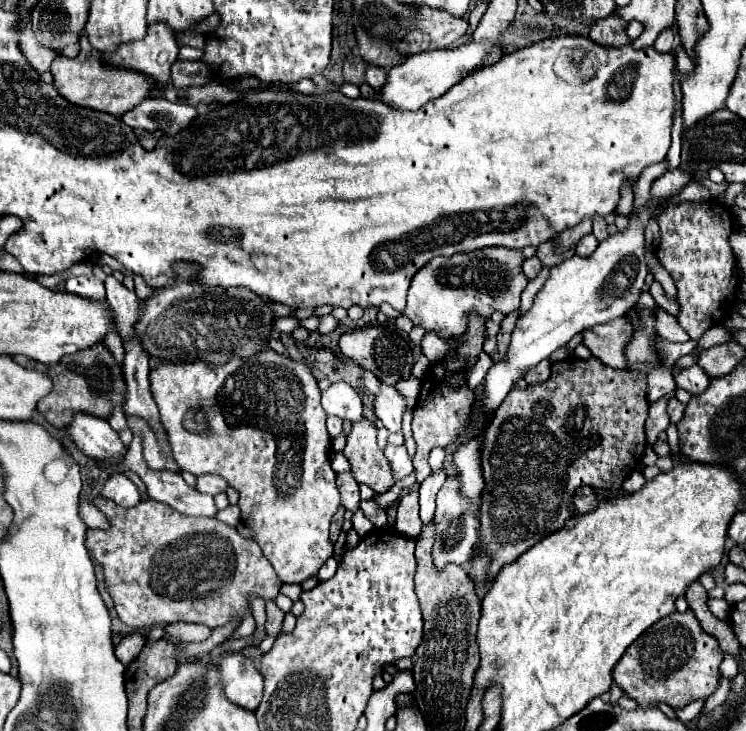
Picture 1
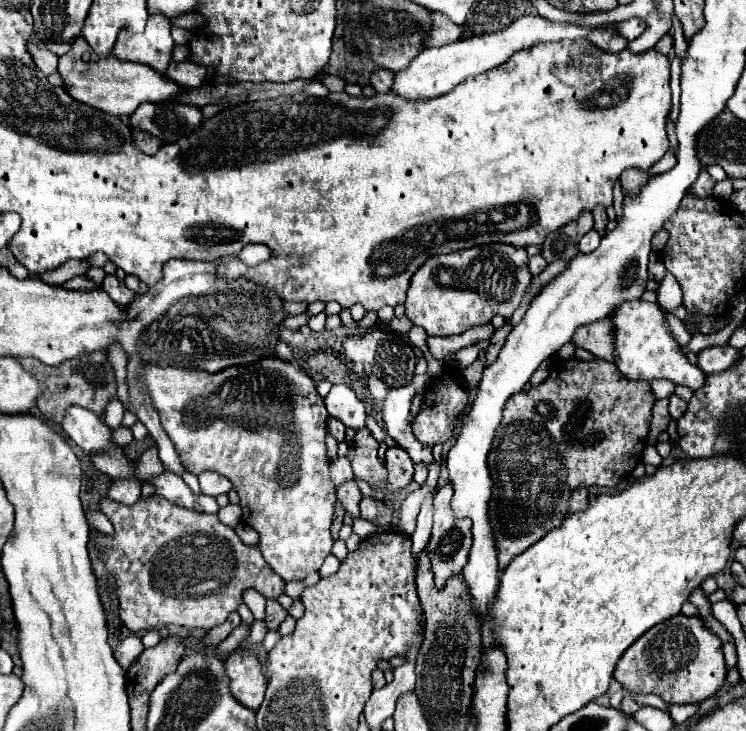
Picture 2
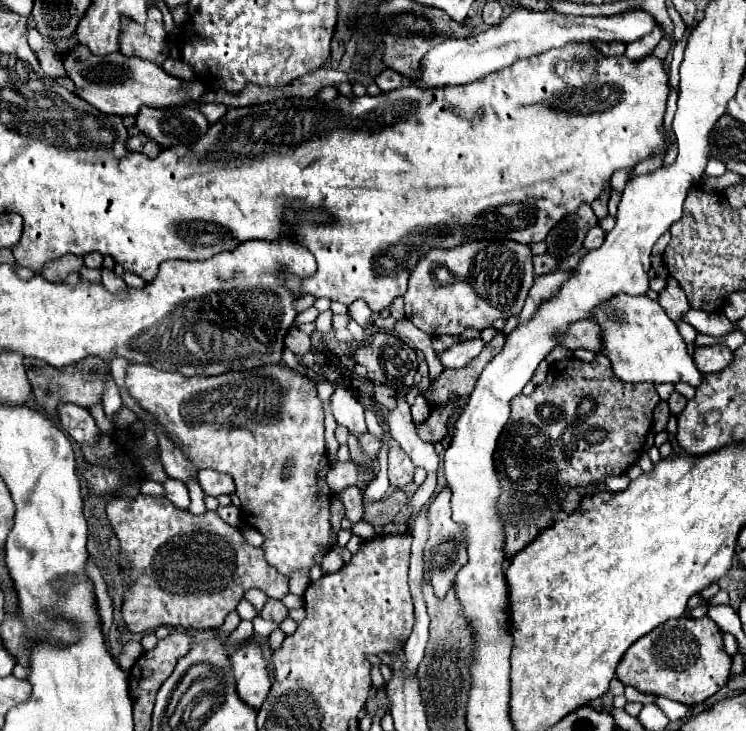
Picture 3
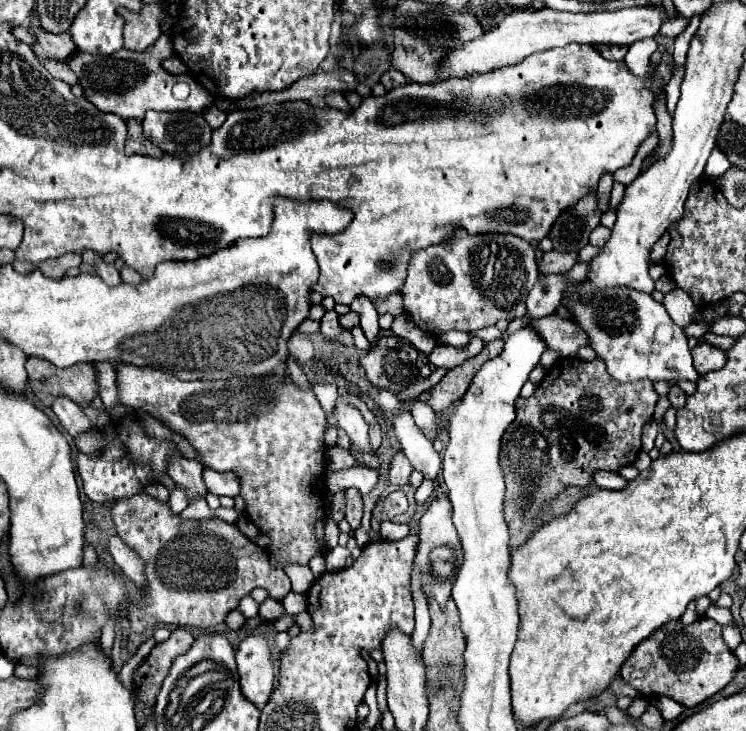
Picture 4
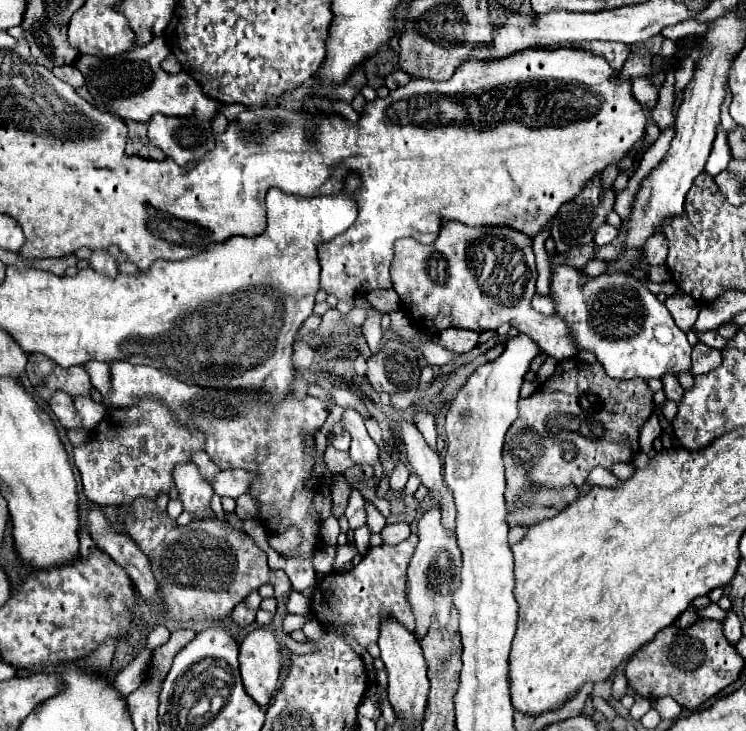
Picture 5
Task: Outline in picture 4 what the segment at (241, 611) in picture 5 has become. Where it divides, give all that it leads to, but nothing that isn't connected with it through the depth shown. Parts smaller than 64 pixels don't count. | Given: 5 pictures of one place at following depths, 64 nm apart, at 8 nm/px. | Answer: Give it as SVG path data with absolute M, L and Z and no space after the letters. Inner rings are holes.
M232 610L232 612L228 614L228 618L226 618L228 630L240 630L240 628L244 626L244 622L246 622L246 618L240 614L240 610Z

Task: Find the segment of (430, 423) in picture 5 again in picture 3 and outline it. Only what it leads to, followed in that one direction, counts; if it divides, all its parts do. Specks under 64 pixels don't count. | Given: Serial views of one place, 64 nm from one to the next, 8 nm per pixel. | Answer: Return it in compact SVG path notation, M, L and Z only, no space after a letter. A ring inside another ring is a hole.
M418 394L418 396L414 398L414 404L412 404L412 418L414 418L414 422L416 422L416 424L424 422L424 420L428 418L428 414L430 414L428 400L426 400L424 394Z

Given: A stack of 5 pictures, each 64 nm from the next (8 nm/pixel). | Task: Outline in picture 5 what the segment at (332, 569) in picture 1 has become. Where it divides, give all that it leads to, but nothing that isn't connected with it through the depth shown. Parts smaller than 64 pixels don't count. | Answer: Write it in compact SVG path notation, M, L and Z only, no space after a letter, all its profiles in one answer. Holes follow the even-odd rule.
M344 544L344 546L338 546L336 548L336 558L334 558L334 570L342 570L342 566L346 564L346 562L350 562L352 558L356 556L356 546L352 546L352 544Z

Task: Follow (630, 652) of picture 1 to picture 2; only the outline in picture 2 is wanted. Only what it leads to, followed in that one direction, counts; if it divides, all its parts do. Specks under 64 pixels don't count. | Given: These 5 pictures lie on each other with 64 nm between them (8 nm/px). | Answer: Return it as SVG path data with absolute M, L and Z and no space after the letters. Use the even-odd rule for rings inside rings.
M672 616L644 632L622 656L614 678L636 694L658 694L670 704L694 704L714 696L726 680L722 642L696 616Z

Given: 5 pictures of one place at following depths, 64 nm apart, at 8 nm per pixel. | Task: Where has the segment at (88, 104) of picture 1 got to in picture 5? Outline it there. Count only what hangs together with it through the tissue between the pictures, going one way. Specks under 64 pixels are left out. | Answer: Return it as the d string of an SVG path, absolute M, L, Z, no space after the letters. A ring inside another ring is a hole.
M156 36L152 44L144 48L132 48L120 56L78 56L74 66L82 72L86 88L108 112L118 114L122 120L148 122L152 114L164 116L196 116L202 120L212 120L218 110L218 102L206 96L200 84L190 74L168 74L160 68L162 58L170 54L170 48L162 36ZM186 88L182 94L180 90Z

